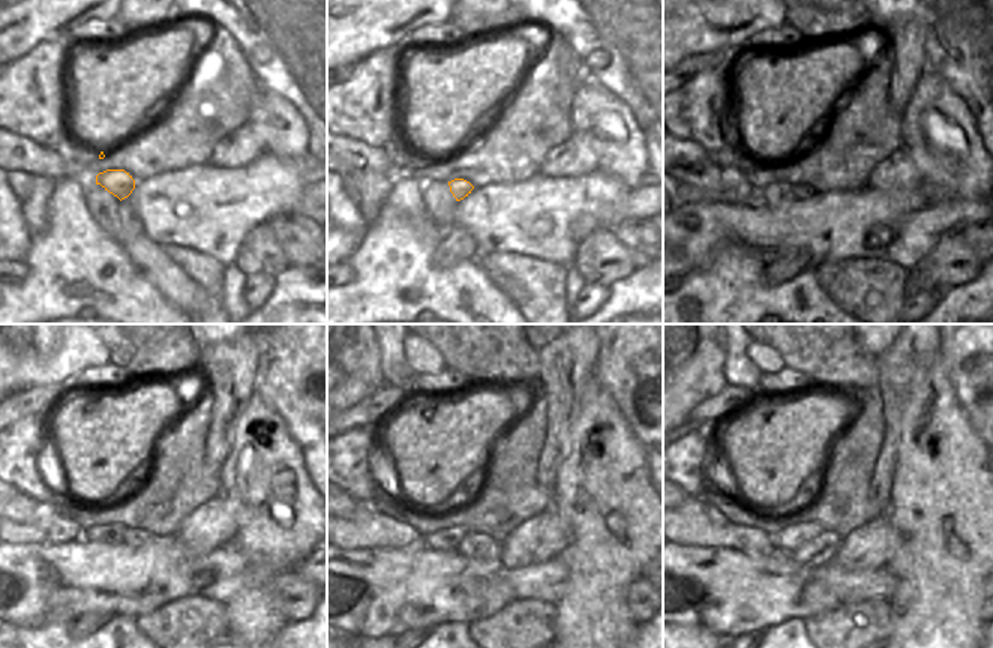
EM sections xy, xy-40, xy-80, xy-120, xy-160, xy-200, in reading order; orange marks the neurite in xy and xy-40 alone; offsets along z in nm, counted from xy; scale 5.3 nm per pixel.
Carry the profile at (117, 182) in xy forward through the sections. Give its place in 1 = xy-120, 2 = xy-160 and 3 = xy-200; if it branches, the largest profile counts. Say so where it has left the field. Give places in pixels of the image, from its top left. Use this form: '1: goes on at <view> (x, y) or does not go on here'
1: goes on at xy-120 (134, 537)
2: goes on at xy-160 (476, 545)
3: goes on at xy-200 (819, 551)

